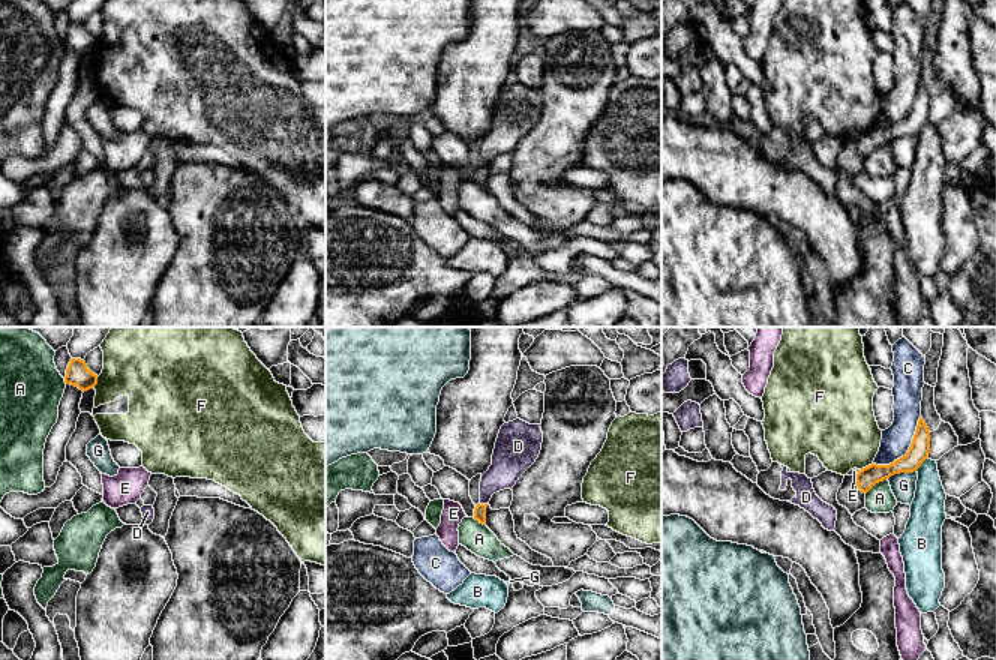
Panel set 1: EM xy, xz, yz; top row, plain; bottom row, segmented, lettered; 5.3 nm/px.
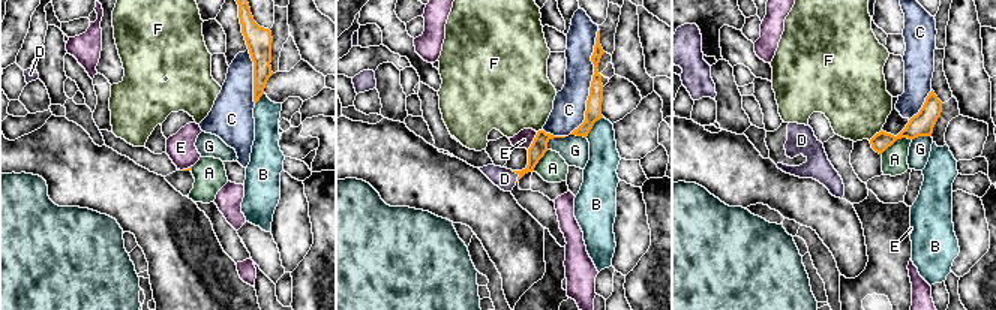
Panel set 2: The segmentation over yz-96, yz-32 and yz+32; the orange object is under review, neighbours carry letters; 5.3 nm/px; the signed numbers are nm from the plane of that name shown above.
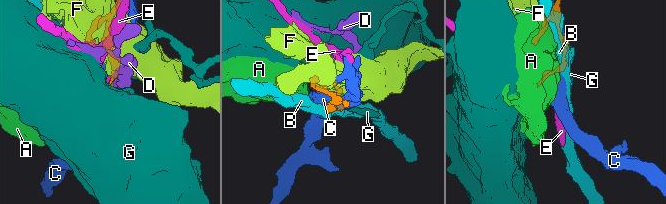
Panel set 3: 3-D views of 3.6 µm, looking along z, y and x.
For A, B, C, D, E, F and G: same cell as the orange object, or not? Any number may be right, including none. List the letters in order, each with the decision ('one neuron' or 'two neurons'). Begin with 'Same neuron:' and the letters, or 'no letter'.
Same neuron: D
A: two neurons
B: two neurons
C: two neurons
D: one neuron
E: two neurons
F: two neurons
G: two neurons

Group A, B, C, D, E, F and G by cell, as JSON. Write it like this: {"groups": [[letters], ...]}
{"groups": [["A"], ["B"], ["C"], ["D"], ["E"], ["F"], ["G"]]}

